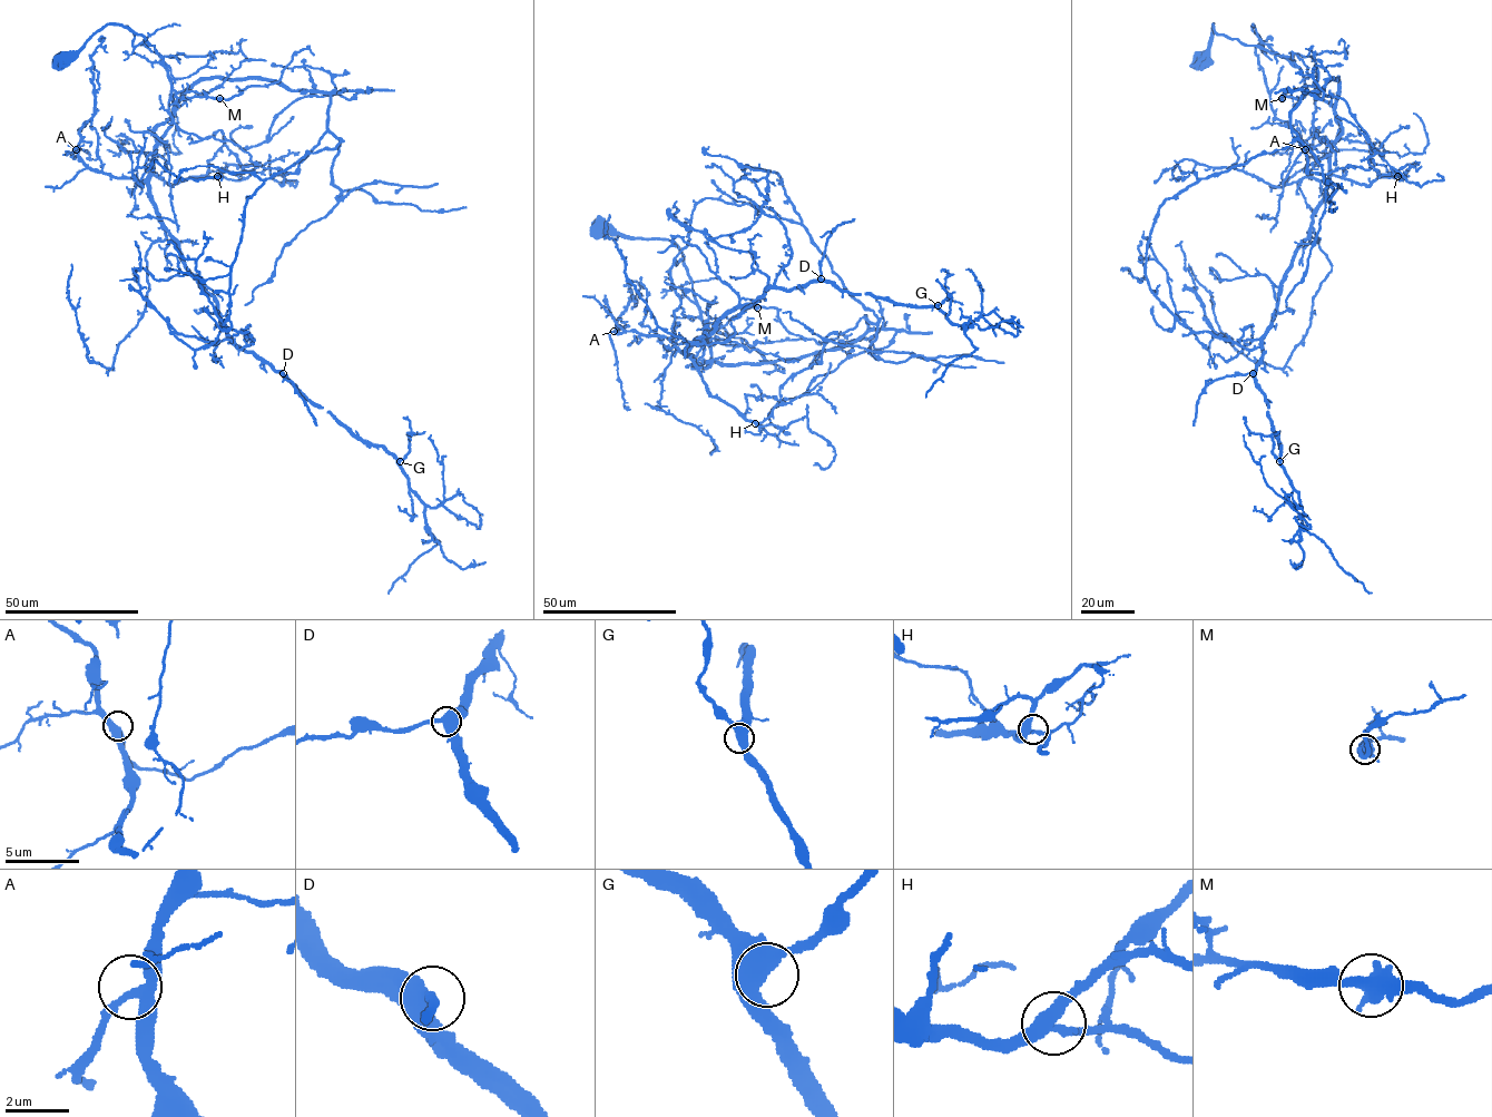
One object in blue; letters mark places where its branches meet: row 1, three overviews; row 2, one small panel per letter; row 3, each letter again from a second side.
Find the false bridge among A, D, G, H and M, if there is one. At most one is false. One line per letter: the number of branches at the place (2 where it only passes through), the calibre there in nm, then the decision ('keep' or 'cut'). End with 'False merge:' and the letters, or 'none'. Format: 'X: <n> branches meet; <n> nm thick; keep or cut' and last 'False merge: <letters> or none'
A: 3 branches meet; 320 nm thick; keep
D: 3 branches meet; 460 nm thick; keep
G: 3 branches meet; 480 nm thick; keep
H: 3 branches meet; 380 nm thick; keep
M: 3 branches meet; 440 nm thick; keep
False merge: none

